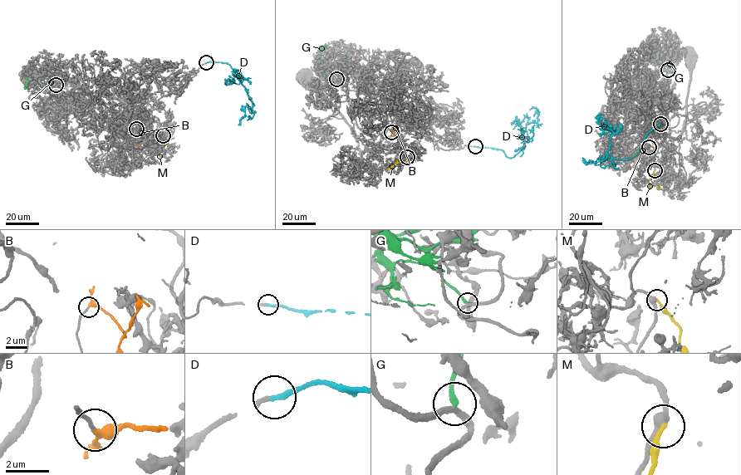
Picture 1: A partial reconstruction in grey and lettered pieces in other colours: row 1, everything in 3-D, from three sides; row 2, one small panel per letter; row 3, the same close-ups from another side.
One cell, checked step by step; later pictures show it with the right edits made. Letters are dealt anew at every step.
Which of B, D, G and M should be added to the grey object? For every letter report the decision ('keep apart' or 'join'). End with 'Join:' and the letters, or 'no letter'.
B: join
D: join
G: keep apart
M: keep apart
Join: B, D

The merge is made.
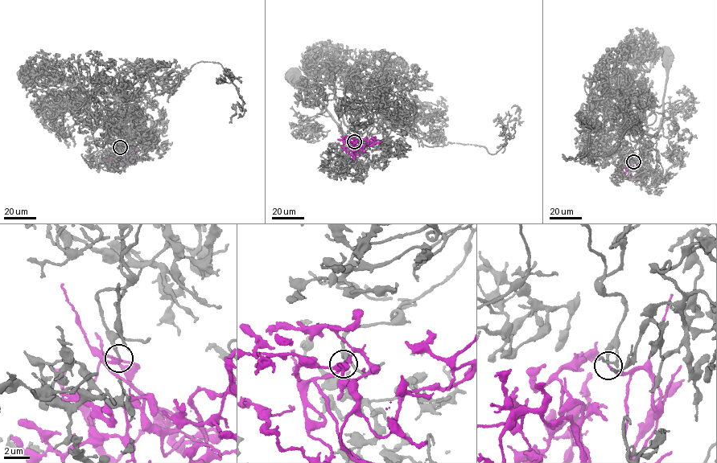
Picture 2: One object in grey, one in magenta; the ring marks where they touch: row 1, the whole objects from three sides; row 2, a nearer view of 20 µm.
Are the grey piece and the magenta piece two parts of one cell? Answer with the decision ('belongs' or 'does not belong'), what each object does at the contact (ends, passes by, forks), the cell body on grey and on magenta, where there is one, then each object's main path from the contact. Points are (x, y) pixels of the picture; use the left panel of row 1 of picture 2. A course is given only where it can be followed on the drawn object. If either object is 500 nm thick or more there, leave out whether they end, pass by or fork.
belongs; grey ends; magenta ends; soma grey (23, 73); soma magenta none; course grey (120, 147), (121, 126), (104, 122), (95, 129), (89, 115), (118, 112), (61, 79), (24, 73); course magenta (120, 147), (129, 156), (125, 159), (125, 157), (131, 157), (130, 151), (133, 150), (138, 157), (143, 155)

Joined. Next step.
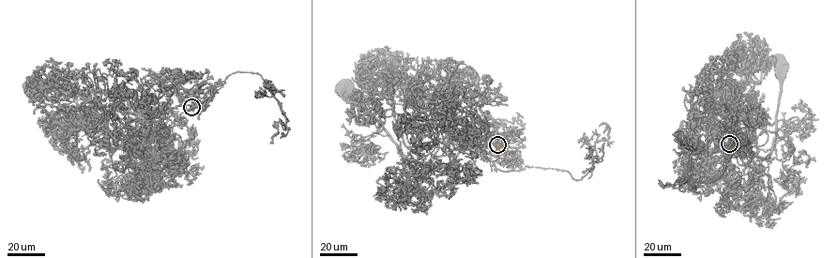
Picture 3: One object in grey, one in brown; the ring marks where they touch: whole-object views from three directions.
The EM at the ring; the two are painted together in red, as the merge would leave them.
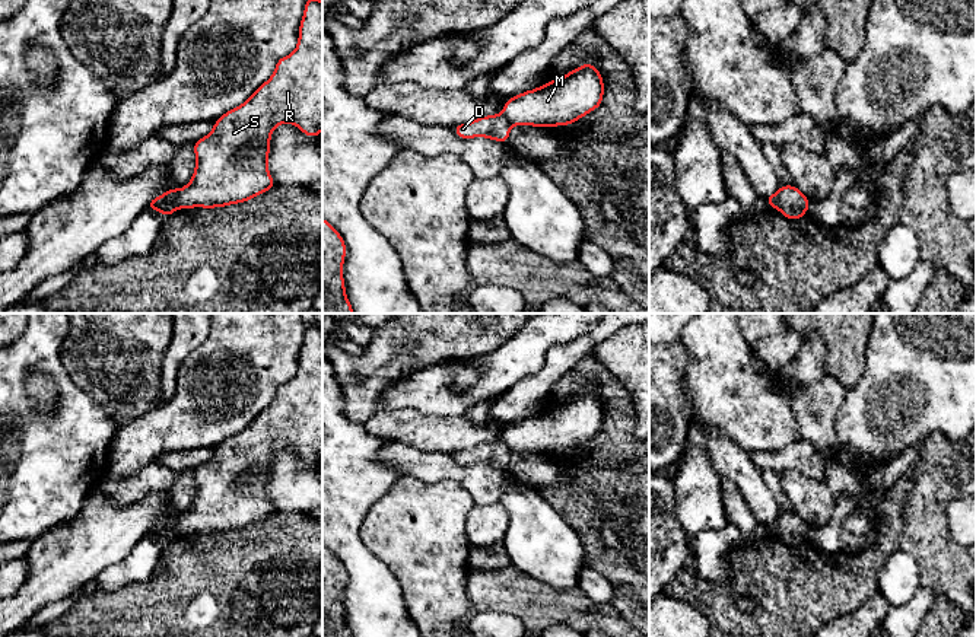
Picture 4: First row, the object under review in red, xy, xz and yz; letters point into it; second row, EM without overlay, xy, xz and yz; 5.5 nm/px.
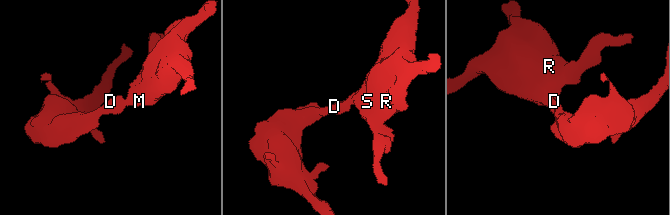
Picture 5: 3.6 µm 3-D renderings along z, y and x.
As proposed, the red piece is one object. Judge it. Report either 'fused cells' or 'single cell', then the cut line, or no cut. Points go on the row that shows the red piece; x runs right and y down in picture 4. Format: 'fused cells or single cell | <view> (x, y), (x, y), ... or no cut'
fused cells | xy (177, 190), (177, 204), (180, 207)

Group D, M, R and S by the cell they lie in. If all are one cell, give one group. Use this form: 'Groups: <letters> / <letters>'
Groups: D / M R S

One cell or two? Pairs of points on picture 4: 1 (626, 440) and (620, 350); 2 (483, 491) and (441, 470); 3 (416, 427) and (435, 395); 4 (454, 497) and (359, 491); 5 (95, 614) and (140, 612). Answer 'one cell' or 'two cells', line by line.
1: two cells
2: one cell
3: two cells
4: two cells
5: one cell

